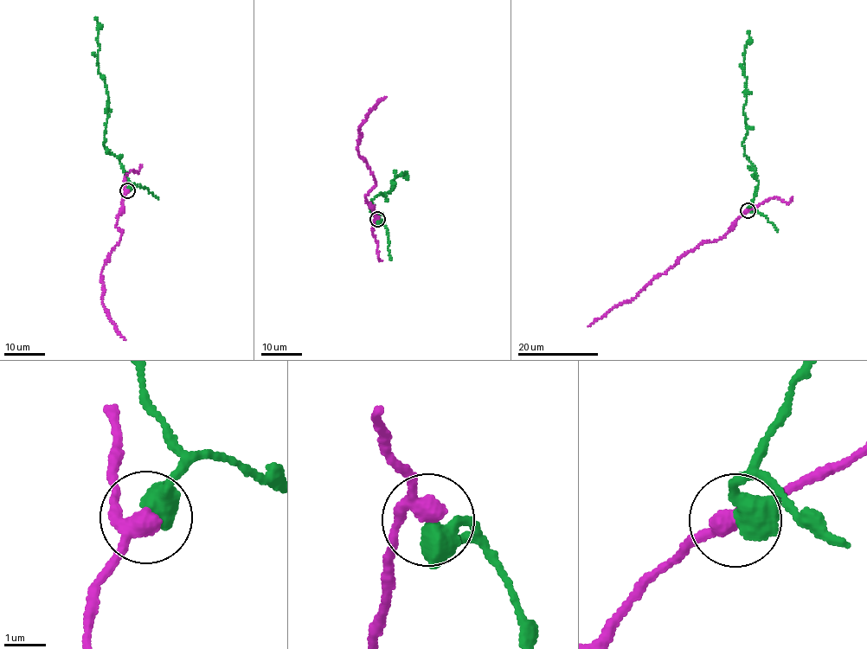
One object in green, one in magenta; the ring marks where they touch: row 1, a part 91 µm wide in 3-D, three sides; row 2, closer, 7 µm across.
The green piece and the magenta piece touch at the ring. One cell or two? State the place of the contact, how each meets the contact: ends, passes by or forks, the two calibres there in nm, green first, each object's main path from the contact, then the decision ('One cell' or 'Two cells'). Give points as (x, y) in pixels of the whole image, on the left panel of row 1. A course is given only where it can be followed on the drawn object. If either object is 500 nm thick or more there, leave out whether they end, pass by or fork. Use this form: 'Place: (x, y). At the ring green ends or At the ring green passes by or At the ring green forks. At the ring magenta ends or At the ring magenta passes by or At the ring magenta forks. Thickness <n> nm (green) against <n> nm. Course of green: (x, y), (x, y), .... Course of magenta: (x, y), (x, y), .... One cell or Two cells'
Place: (127, 190). At the ring green passes by. At the ring magenta passes by. Thickness 420 nm (green) against 340 nm. Course of green: (127, 190), (130, 182), (120, 159), (103, 145), (108, 92), (99, 73), (95, 18). Course of magenta: (127, 190), (116, 224), (122, 232), (100, 272), (100, 280), (104, 290), (101, 302), (116, 330), (125, 339). Two cells

